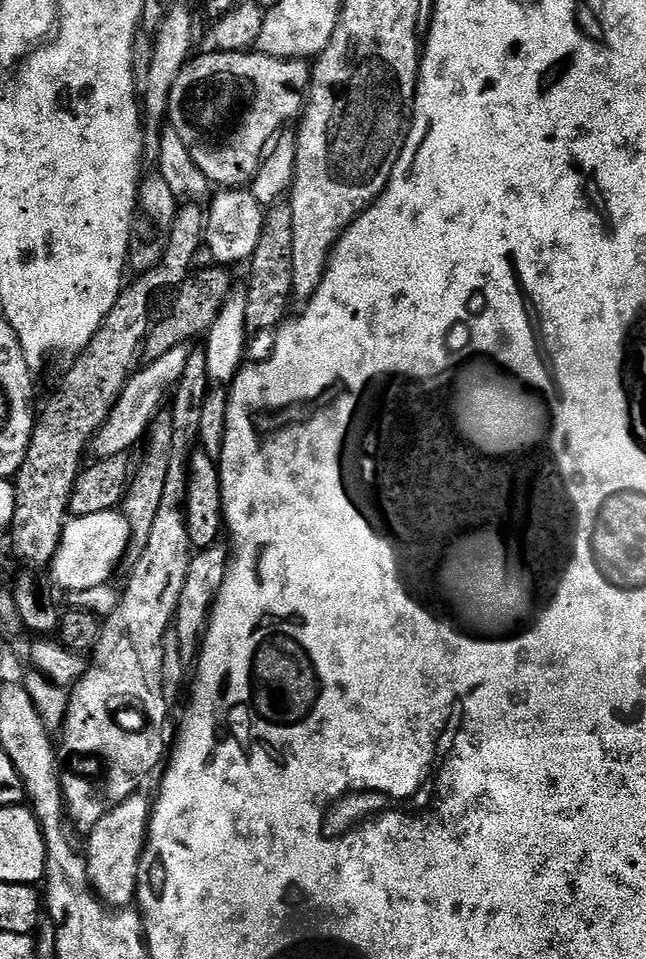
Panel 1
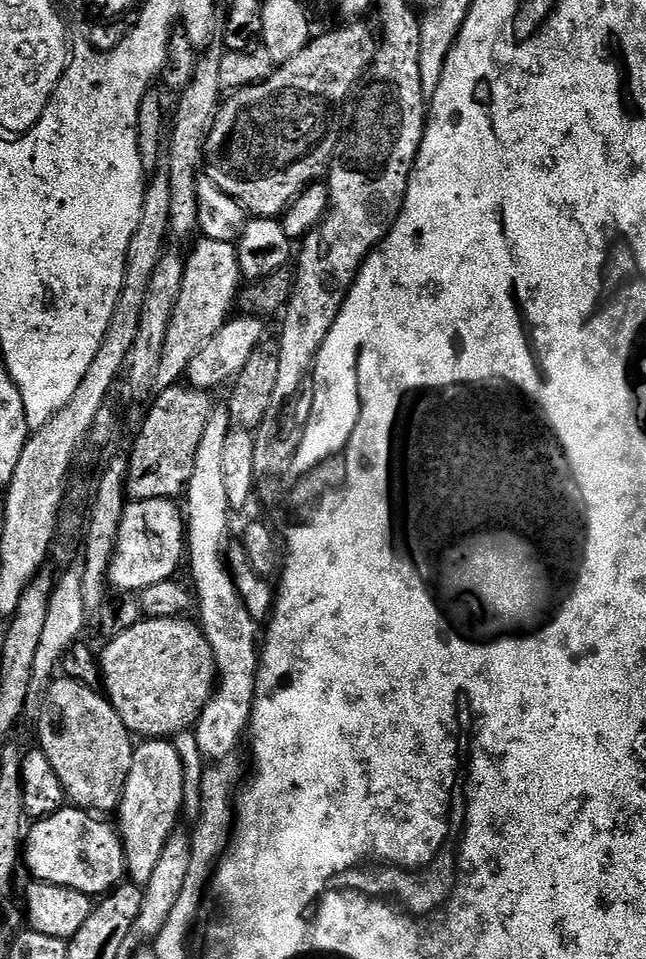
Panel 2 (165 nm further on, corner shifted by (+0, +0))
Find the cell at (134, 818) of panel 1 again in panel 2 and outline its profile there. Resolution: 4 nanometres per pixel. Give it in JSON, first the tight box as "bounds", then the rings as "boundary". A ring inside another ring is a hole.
{"bounds":[116,738,183,884],"boundary":[[[150,738],[139,743],[134,749],[132,768],[116,809],[116,828],[123,842],[125,869],[133,883],[148,884],[165,843],[175,831],[183,805],[183,765],[173,743],[164,738]]]}

